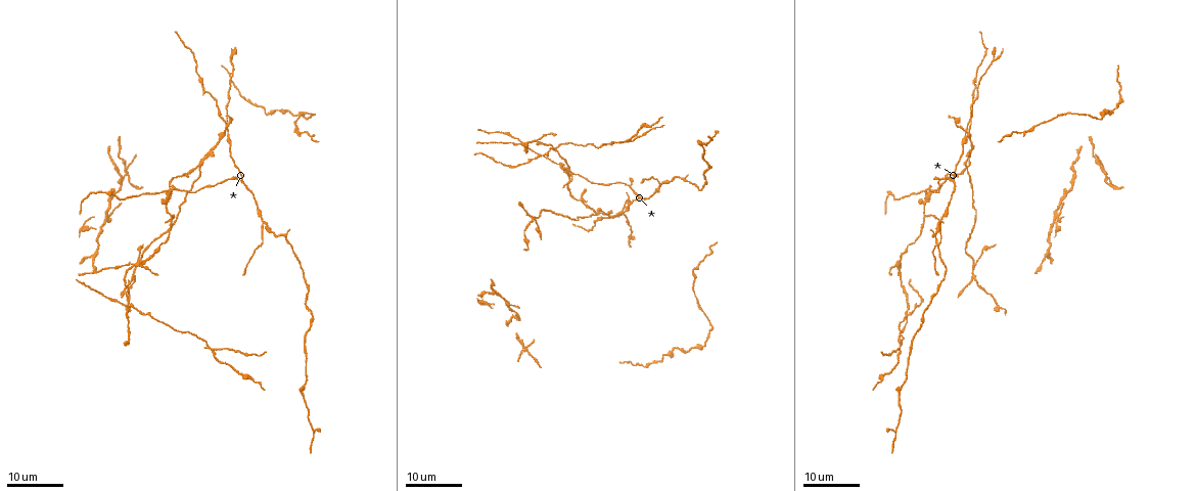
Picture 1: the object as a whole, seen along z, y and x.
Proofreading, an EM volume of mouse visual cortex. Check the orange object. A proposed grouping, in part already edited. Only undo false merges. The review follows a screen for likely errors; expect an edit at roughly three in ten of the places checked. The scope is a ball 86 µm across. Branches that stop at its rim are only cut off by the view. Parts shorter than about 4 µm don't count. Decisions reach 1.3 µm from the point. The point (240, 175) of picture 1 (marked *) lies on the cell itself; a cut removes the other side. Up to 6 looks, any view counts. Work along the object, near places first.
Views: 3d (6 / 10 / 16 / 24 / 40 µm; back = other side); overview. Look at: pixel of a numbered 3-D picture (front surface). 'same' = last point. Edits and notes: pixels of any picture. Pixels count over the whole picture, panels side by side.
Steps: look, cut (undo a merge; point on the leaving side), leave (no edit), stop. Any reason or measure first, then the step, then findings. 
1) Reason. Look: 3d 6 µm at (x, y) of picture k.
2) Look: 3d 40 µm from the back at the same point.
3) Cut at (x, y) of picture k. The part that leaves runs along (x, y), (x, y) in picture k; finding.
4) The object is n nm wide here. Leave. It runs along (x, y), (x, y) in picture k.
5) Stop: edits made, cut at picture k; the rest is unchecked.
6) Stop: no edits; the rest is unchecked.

Look: 3d 16 µm at (691, 269) of picture 1.

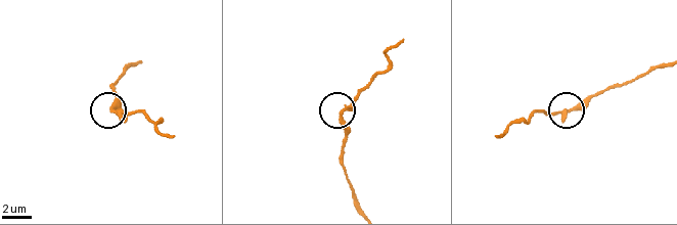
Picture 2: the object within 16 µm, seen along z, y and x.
Look: 3d 10 µm at (566, 109) of picture 2.

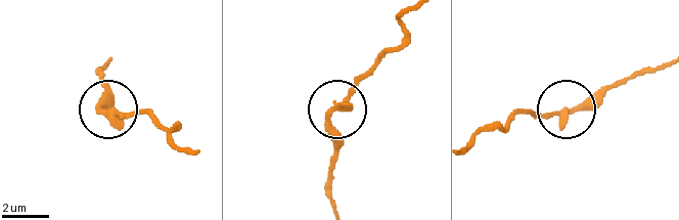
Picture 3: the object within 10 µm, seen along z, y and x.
Leave. All the same cell.

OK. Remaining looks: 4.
Three arms meet. Look: 3d 24 µm at (201, 88) of picture 1.

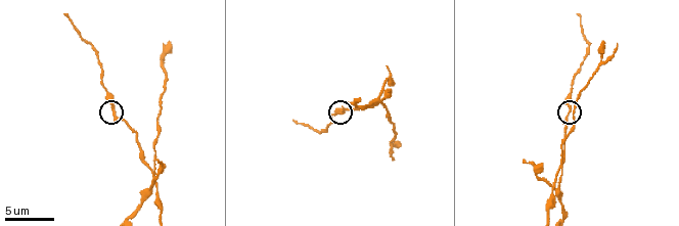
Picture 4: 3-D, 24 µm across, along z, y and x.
Look: 3d 6 µm at (567, 112) of picture 4.

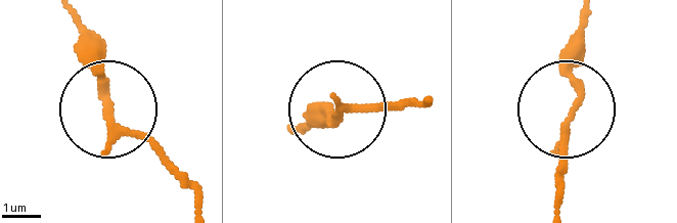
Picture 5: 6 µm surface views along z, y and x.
3 arms meet here. Leave. It runs along (204, 205), (99, 96), (96, 48), (76, 12) in picture 5; continuous, no second cell.

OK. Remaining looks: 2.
Two arms in line, one across. Look: 3d 24 µm at (929, 195) of picture 1.

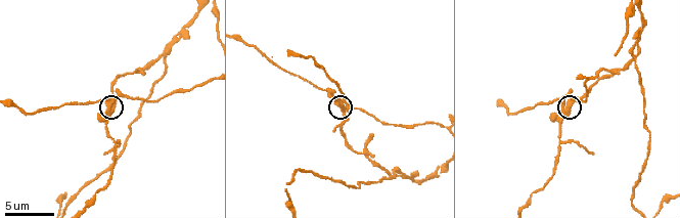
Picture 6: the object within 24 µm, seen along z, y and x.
Look: 3d 6 µm at (342, 107) of picture 6.

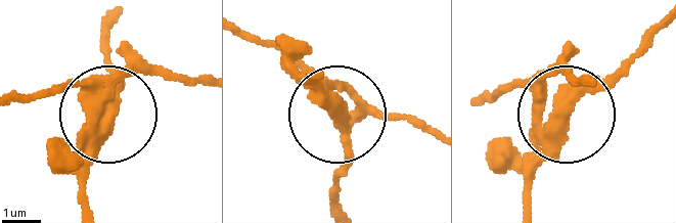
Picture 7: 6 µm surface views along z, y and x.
The object is 380 nm wide here. Cut at (346, 136) of picture 7. The part that leaves runs along (535, 82), (571, 92), (610, 79), (659, 34) in picture 7; a second cell is stuck on.

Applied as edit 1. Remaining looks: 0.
Stop: edits made, cut at picture 7; the rest is unchecked.

